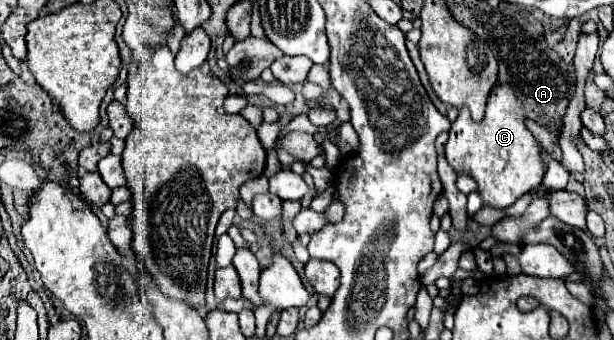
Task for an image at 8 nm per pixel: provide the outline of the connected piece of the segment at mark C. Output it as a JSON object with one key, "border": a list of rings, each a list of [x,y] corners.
{"border":[[[496,85],[480,123],[472,121],[468,109],[460,109],[458,119],[452,123],[446,143],[446,161],[458,175],[468,175],[478,183],[478,193],[486,207],[506,209],[542,183],[544,165],[540,161],[540,145],[526,129],[524,119],[526,113],[512,89],[508,89],[508,85]]]}

